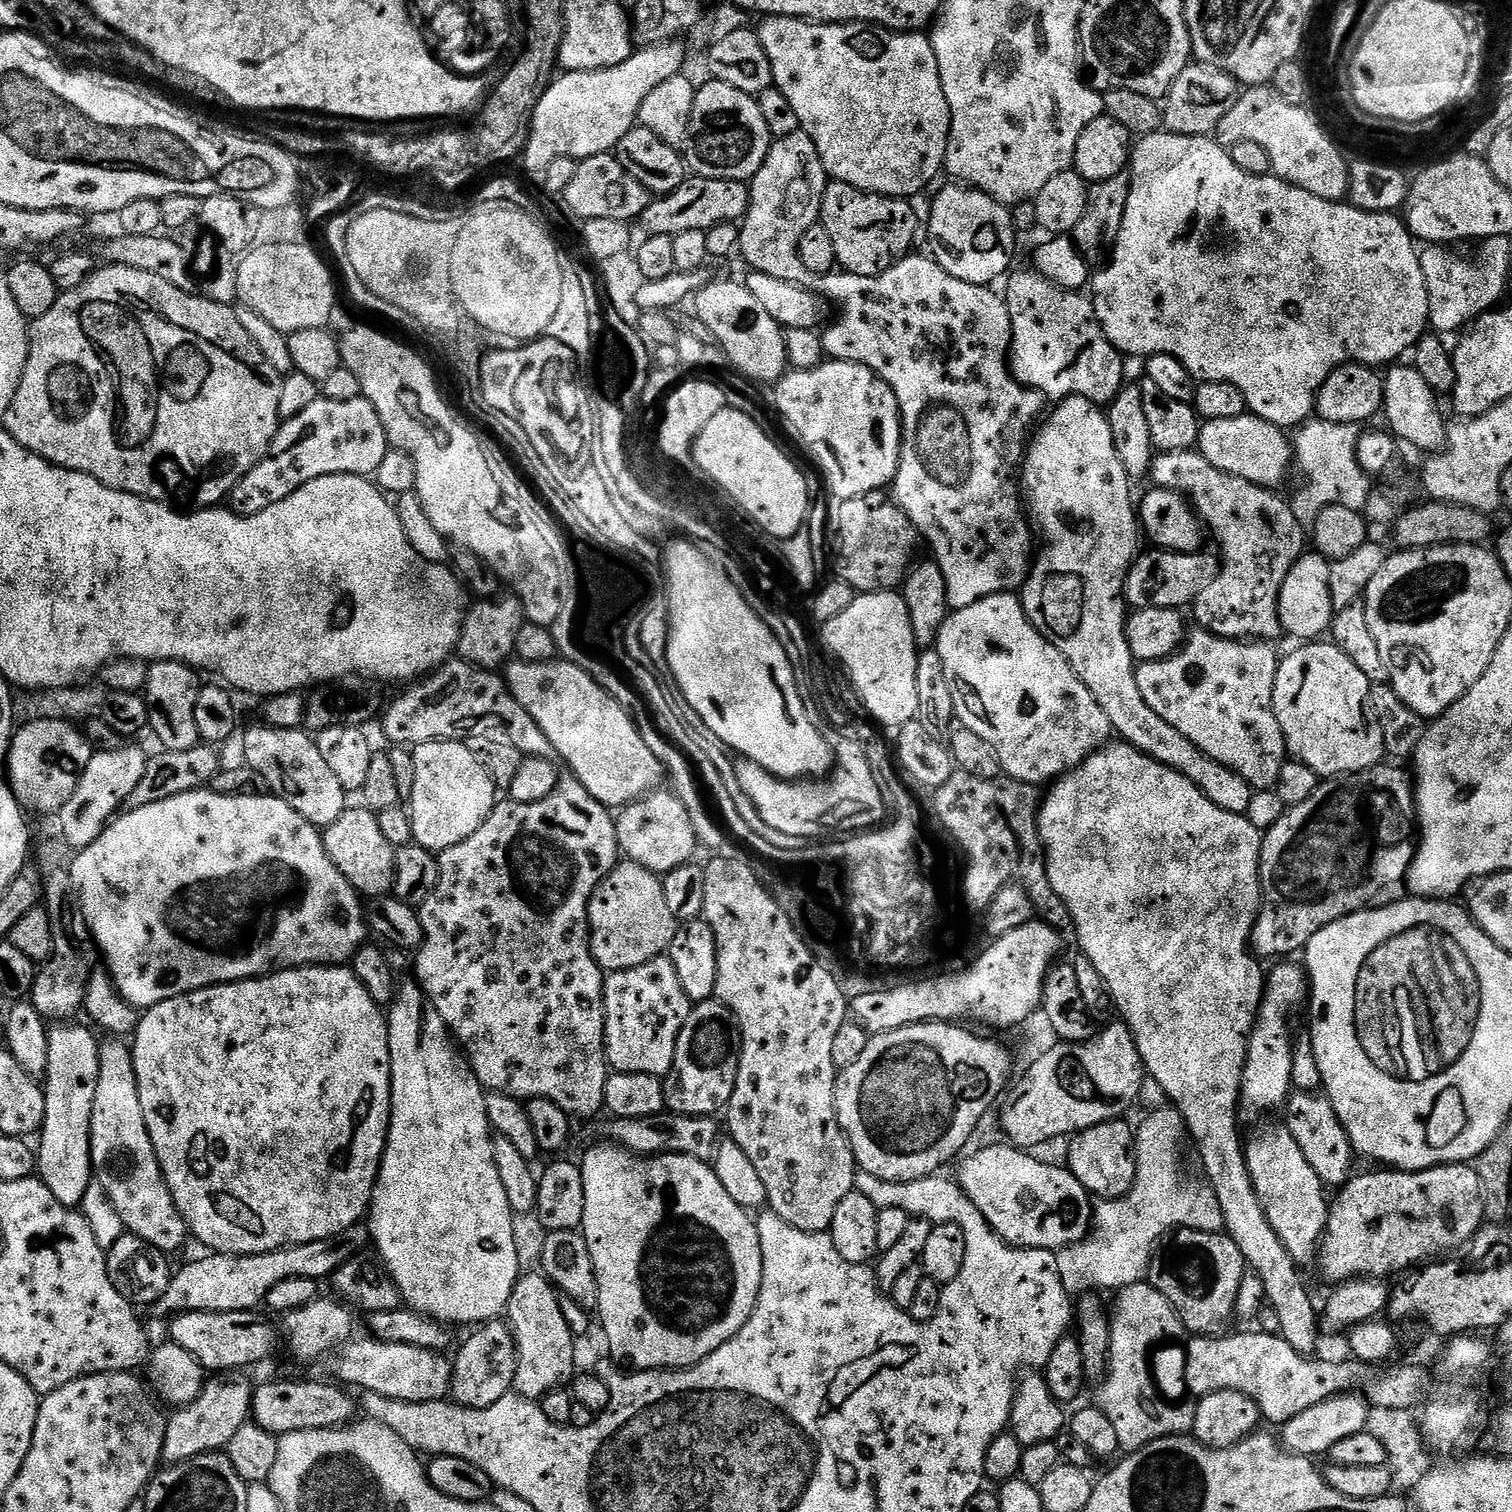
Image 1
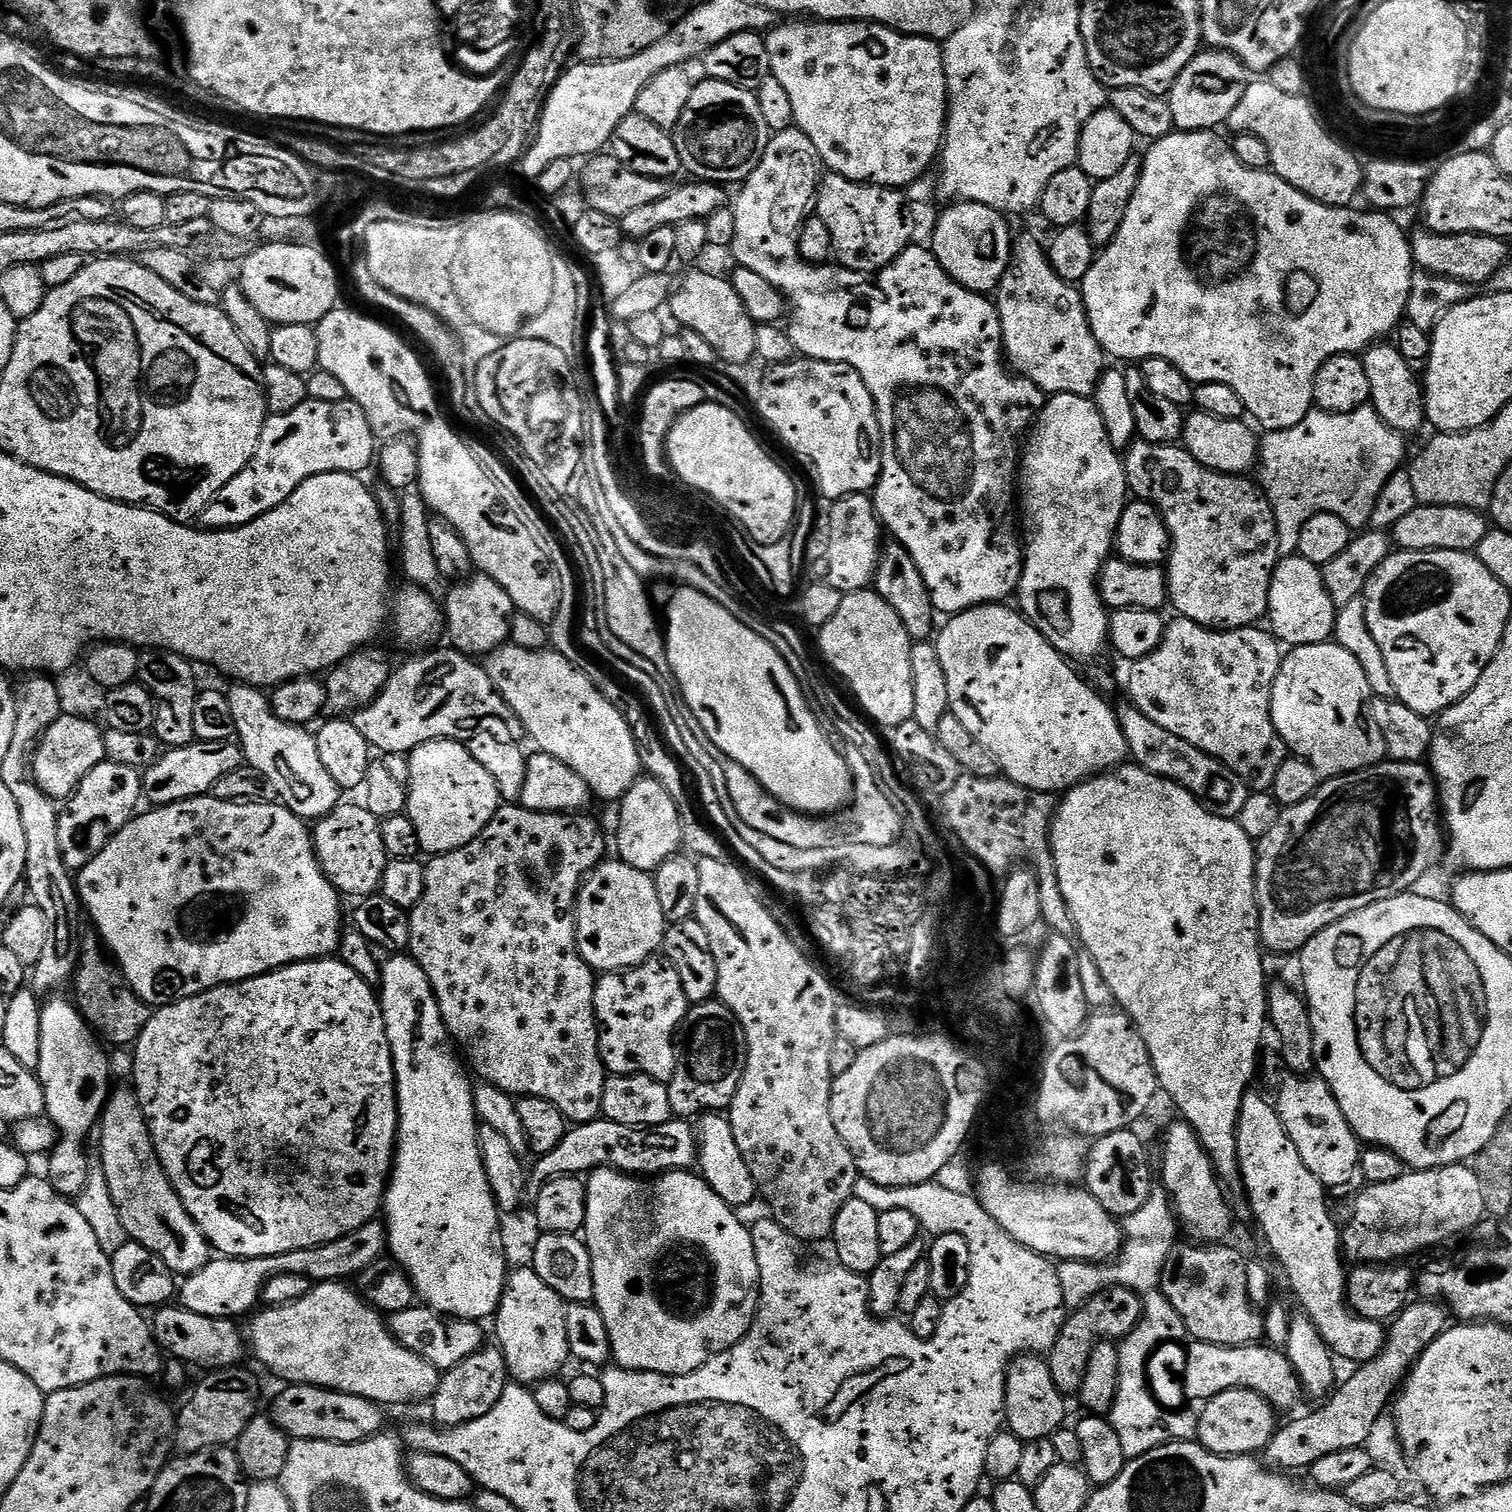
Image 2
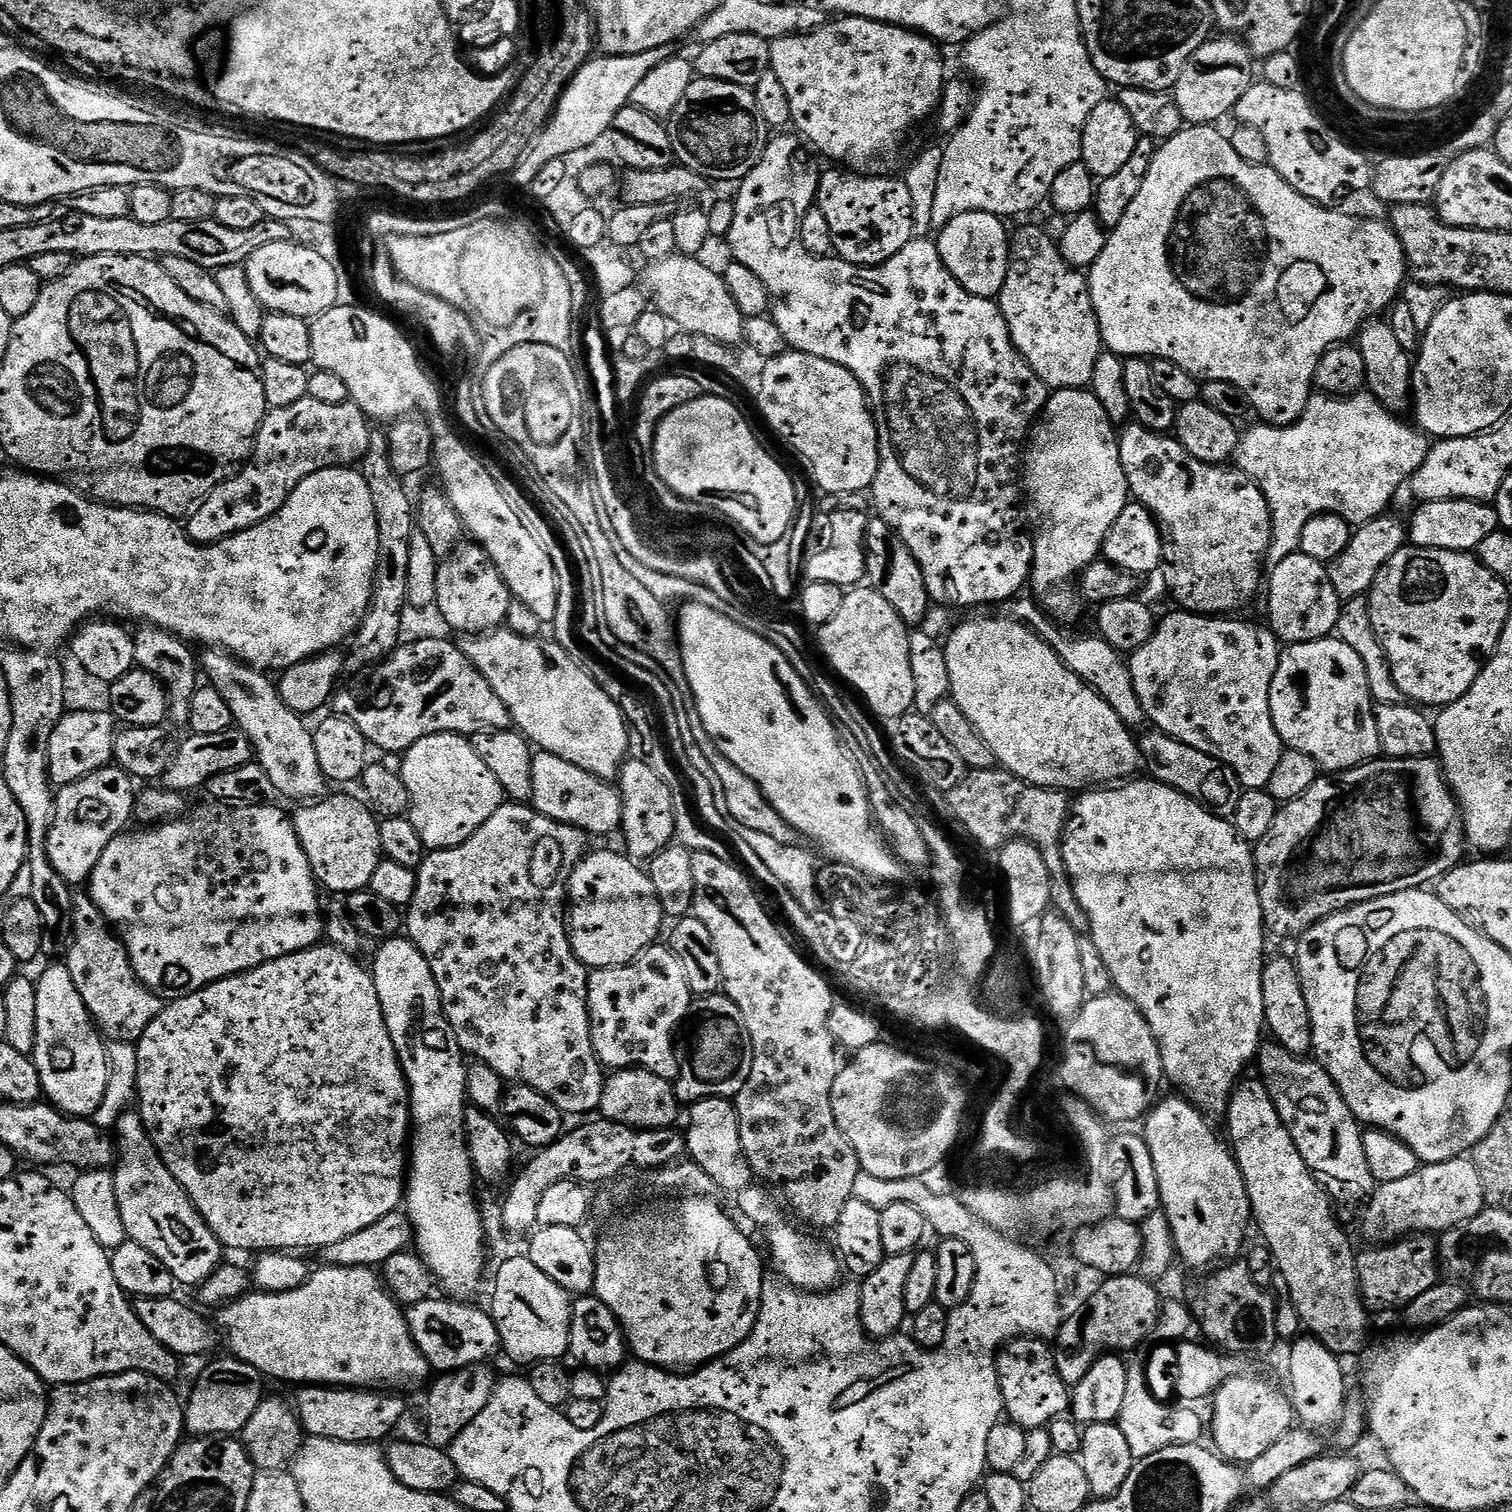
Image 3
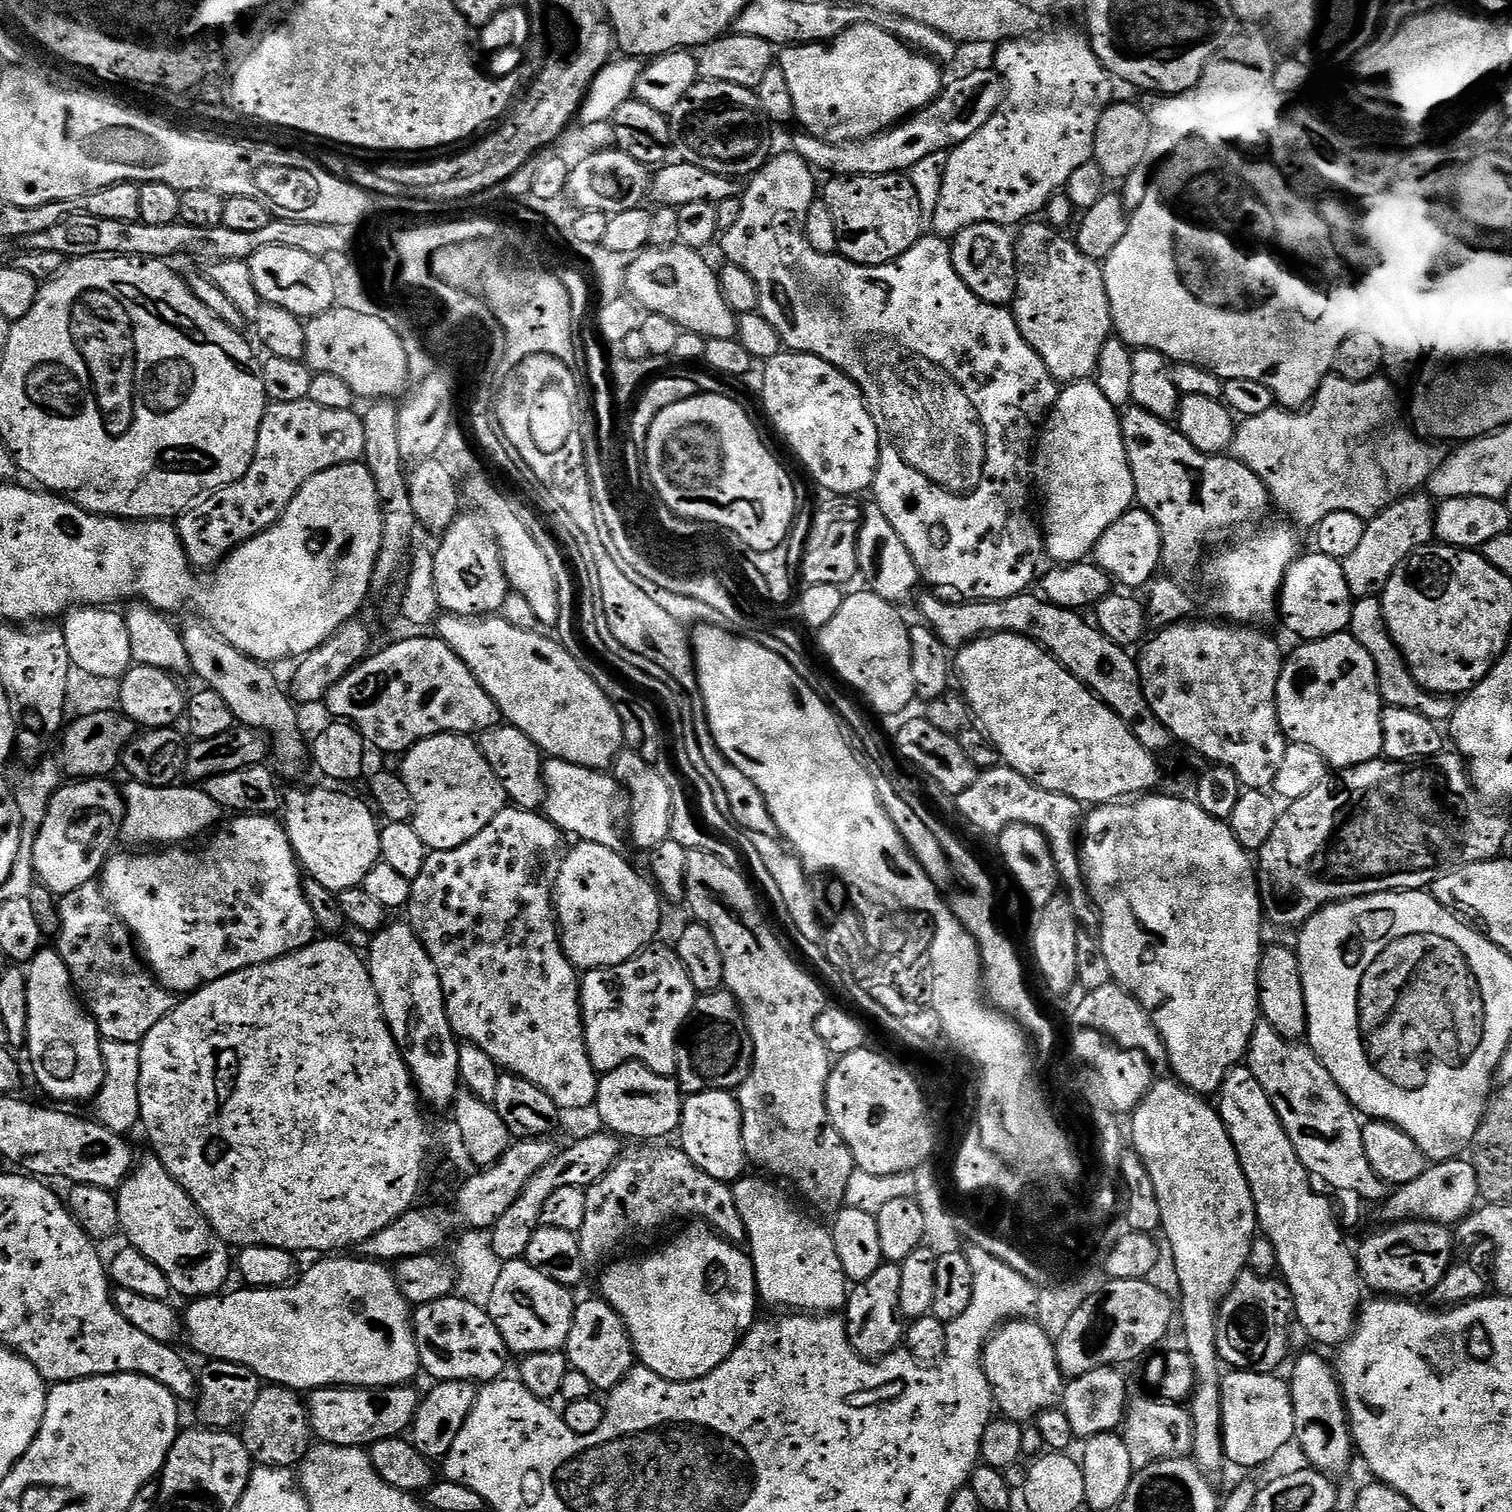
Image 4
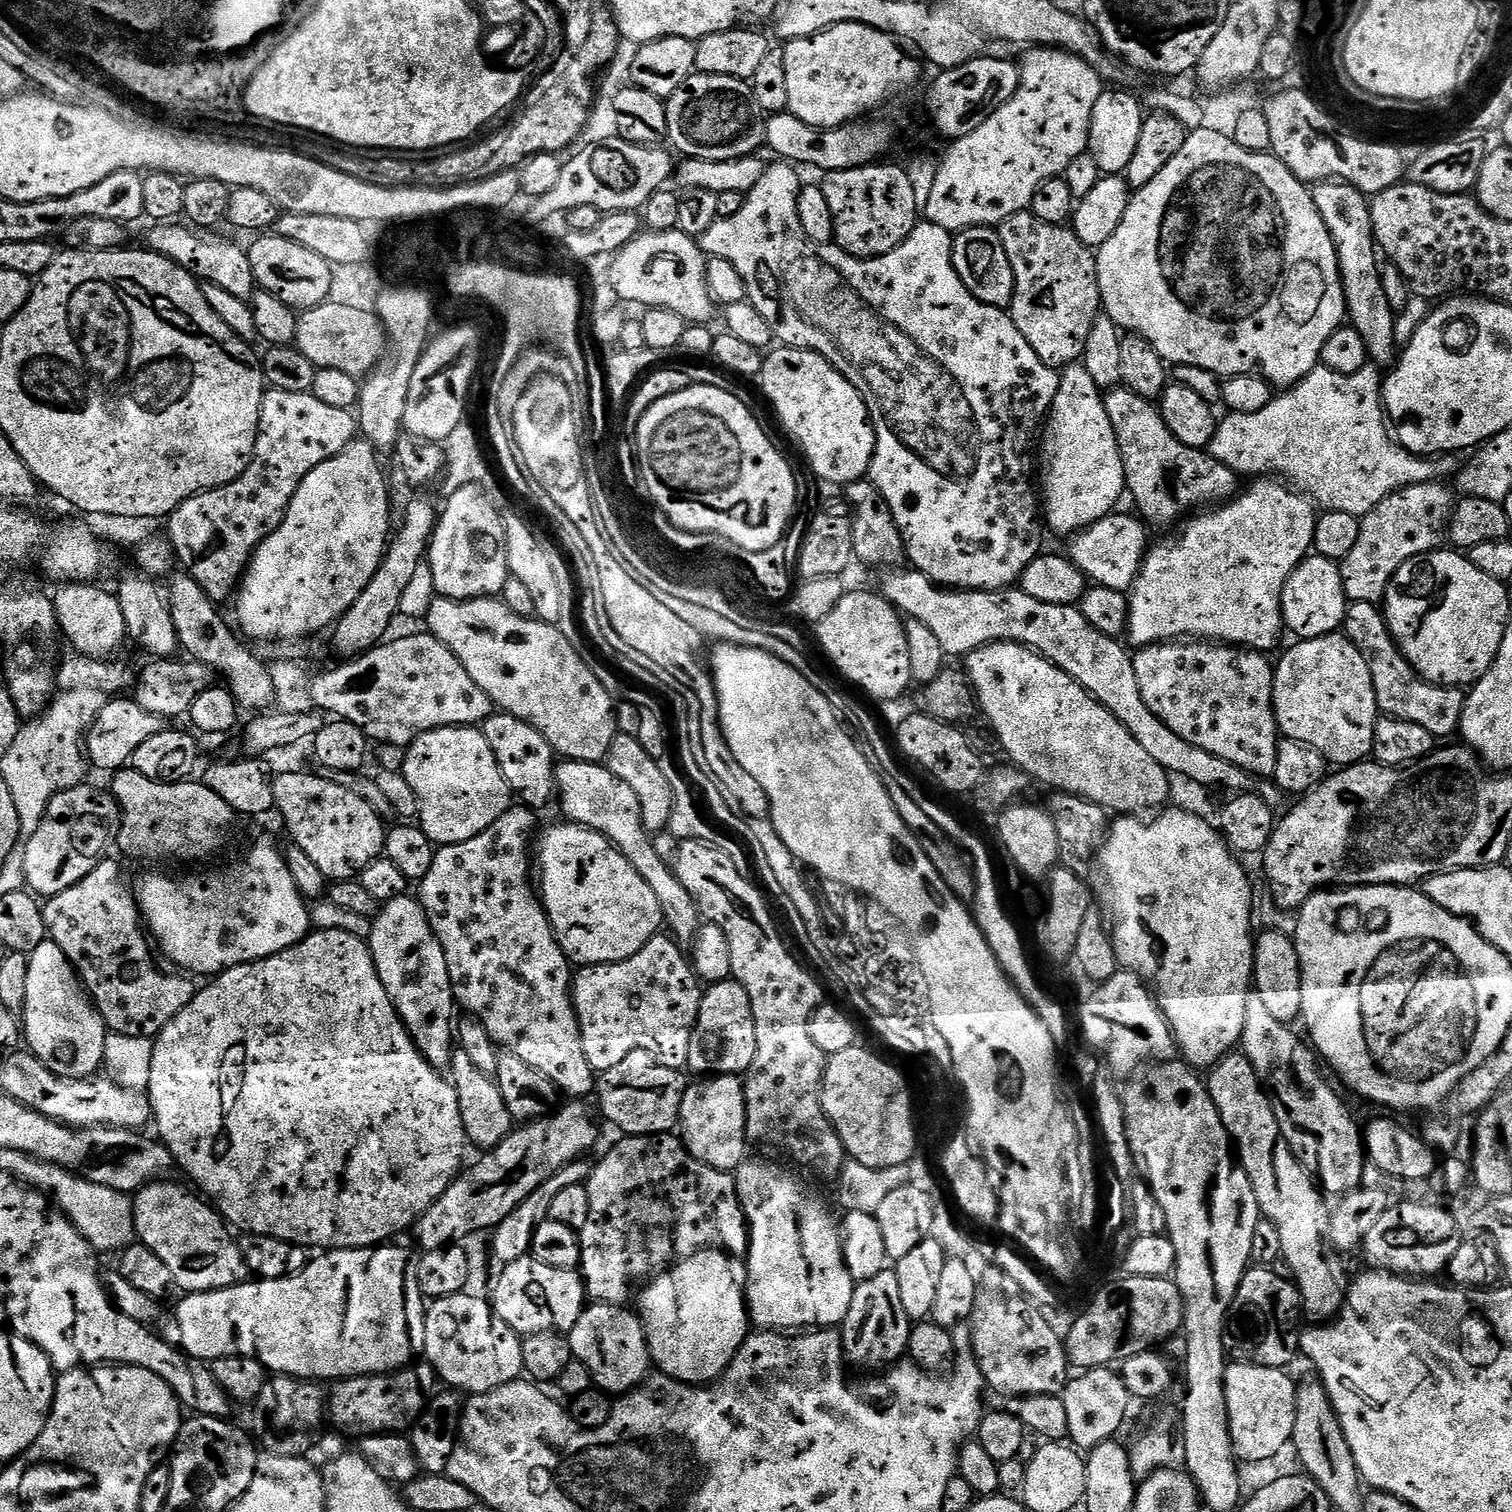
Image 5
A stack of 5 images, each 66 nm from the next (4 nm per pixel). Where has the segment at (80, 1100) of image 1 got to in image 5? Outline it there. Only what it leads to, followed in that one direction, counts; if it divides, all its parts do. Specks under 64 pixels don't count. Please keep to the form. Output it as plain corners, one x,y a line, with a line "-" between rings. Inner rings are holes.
51,938
44,939
28,956
22,1007
22,1040
27,1051
63,1080
86,1080
101,1071
105,1035
104,1020
84,991
66,954
58,950

